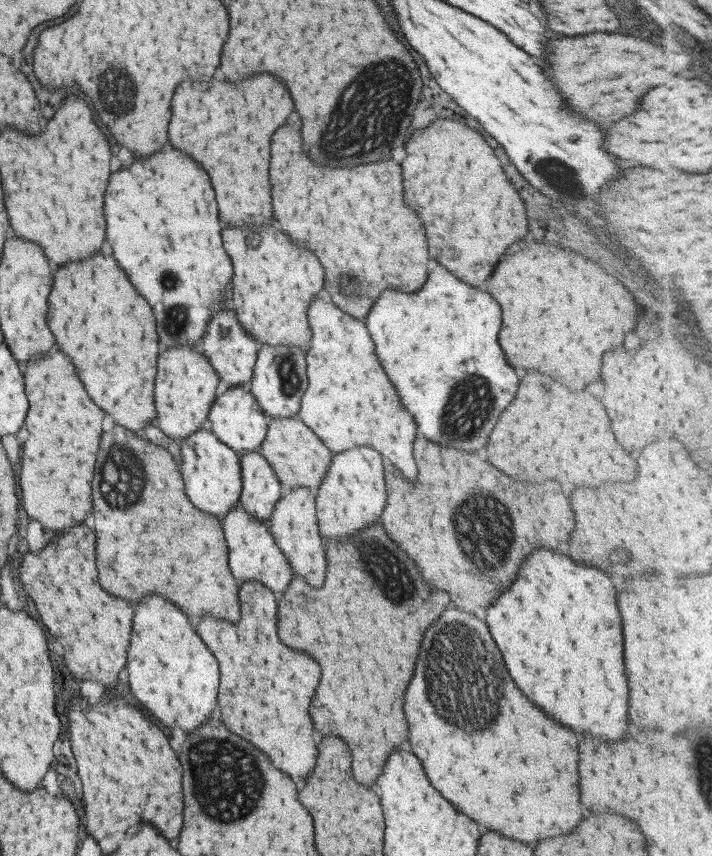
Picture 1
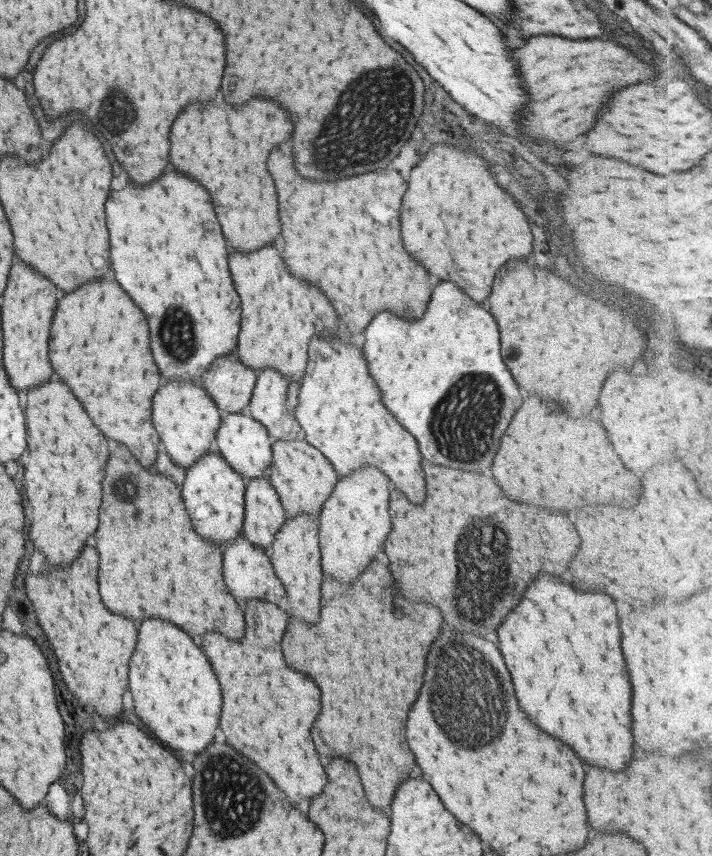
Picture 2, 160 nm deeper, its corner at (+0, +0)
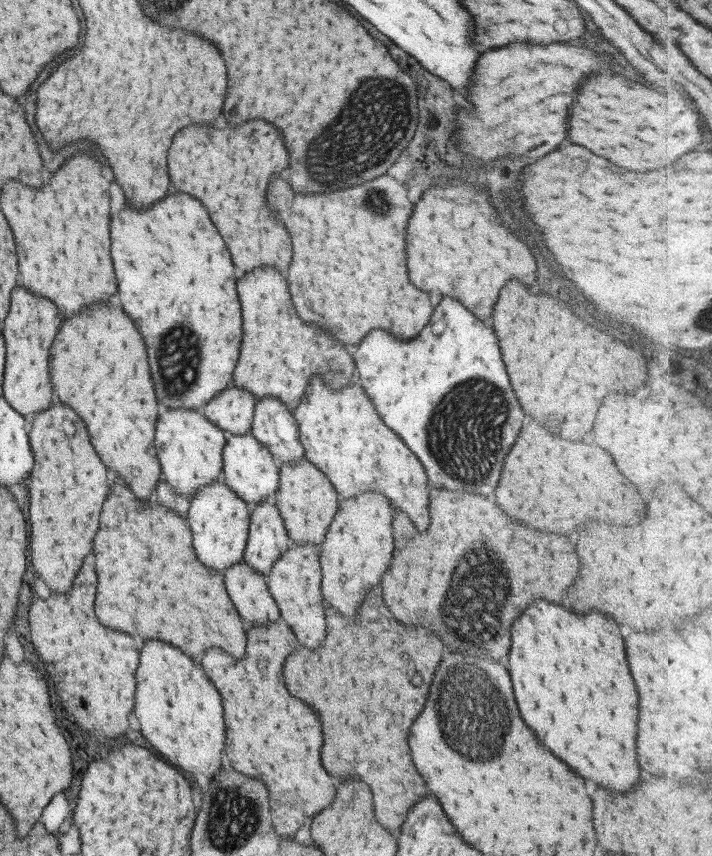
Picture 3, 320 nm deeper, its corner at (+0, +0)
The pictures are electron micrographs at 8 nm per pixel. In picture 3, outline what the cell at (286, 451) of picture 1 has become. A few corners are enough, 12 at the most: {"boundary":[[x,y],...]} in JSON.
{"boundary":[[303,456],[281,463],[273,504],[291,543],[323,542],[337,510]]}

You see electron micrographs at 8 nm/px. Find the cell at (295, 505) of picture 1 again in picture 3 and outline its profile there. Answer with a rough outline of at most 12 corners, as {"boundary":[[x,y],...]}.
{"boundary":[[294,544],[267,588],[297,642],[325,634],[313,544]]}

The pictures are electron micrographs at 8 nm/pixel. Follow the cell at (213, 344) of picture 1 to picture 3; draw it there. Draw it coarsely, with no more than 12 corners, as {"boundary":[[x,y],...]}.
{"boundary":[[230,381],[197,411],[224,433],[247,434],[255,398]]}

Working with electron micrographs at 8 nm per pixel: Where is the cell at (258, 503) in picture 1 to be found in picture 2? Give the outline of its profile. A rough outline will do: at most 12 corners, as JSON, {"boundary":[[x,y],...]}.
{"boundary":[[267,476],[245,482],[242,535],[268,551],[287,518]]}

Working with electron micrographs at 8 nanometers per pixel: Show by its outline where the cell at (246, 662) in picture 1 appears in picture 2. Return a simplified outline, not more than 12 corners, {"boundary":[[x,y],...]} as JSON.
{"boundary":[[247,602],[205,634],[225,742],[297,806],[327,784],[319,690],[285,666],[287,616]]}

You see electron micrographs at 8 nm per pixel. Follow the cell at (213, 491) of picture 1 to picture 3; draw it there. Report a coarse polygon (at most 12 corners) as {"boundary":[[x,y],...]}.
{"boundary":[[221,479],[189,498],[187,528],[203,566],[242,560],[250,507]]}

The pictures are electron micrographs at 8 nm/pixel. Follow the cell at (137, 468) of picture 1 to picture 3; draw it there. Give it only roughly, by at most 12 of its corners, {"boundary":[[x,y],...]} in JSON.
{"boundary":[[121,478],[93,538],[105,628],[243,658],[221,574]]}

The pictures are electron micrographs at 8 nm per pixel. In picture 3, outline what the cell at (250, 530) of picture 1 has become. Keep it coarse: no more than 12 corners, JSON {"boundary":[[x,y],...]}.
{"boundary":[[242,560],[224,570],[247,626],[280,614],[265,580]]}

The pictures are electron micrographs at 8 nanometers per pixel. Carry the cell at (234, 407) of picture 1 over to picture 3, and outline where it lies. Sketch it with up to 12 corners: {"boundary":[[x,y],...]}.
{"boundary":[[224,433],[221,481],[250,508],[273,501],[280,462]]}

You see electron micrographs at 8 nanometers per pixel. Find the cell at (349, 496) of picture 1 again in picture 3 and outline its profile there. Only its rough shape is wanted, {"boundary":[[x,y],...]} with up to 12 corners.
{"boundary":[[343,500],[321,544],[321,596],[343,618],[391,560],[391,506]]}

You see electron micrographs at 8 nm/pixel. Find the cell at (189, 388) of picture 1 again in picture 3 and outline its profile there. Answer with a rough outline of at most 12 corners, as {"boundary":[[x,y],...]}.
{"boundary":[[197,410],[155,424],[161,479],[189,500],[222,474],[226,438]]}

